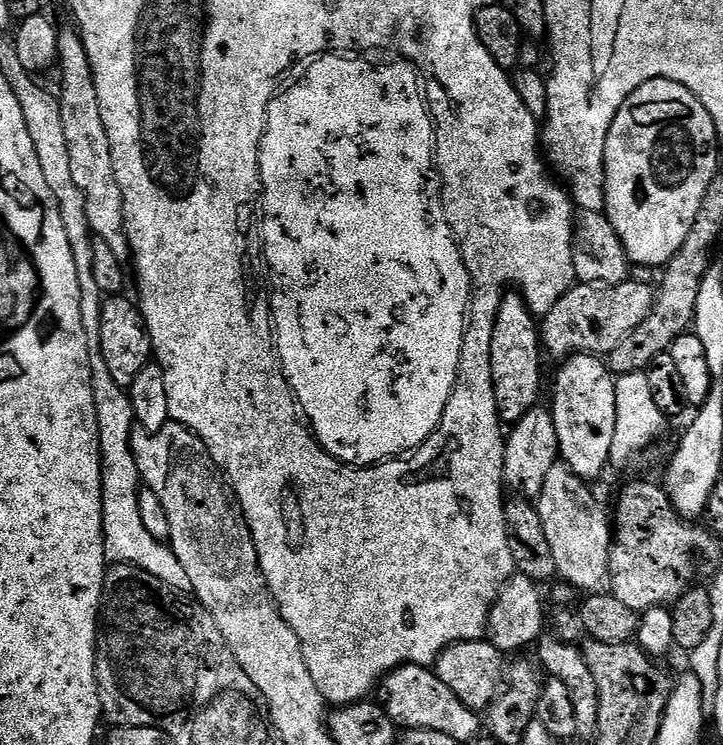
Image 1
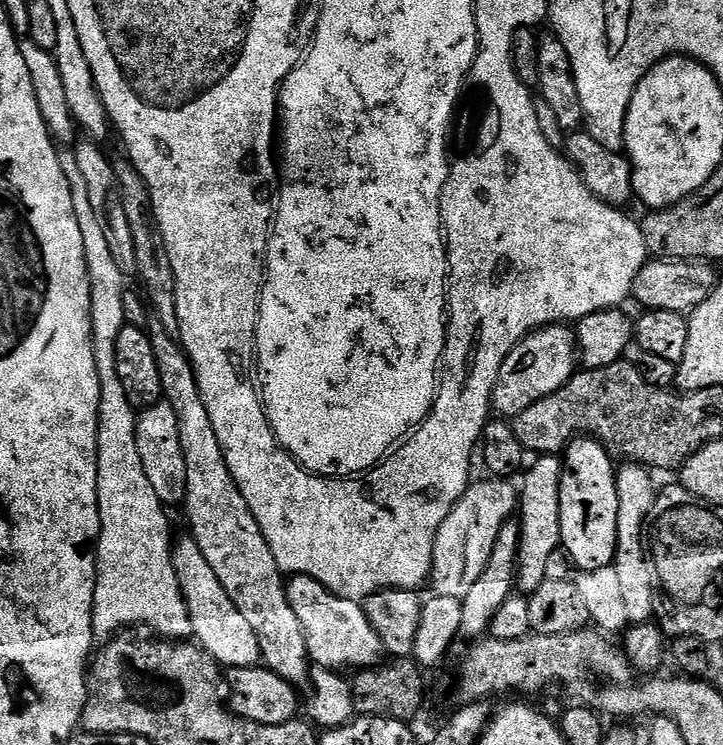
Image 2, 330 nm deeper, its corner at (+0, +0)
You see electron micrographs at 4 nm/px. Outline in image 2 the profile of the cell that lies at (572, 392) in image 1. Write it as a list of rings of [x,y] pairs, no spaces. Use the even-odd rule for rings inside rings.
[[[577,438],[562,456],[564,473],[560,487],[560,543],[580,572],[613,567],[618,542],[617,465],[607,448],[595,438]]]

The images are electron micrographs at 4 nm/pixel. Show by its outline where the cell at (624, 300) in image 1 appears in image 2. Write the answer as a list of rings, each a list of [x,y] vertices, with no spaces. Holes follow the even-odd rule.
[[[567,323],[549,324],[524,337],[502,362],[502,370],[492,391],[493,409],[501,417],[515,418],[534,402],[554,394],[578,371],[576,333]]]

